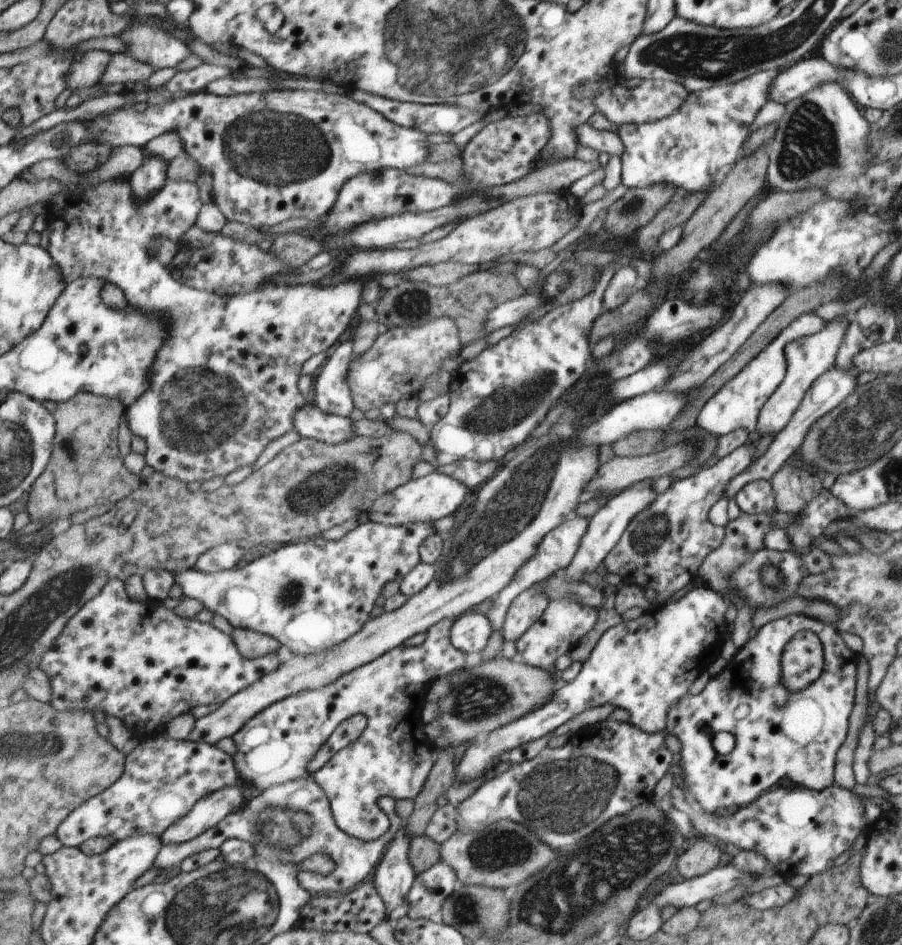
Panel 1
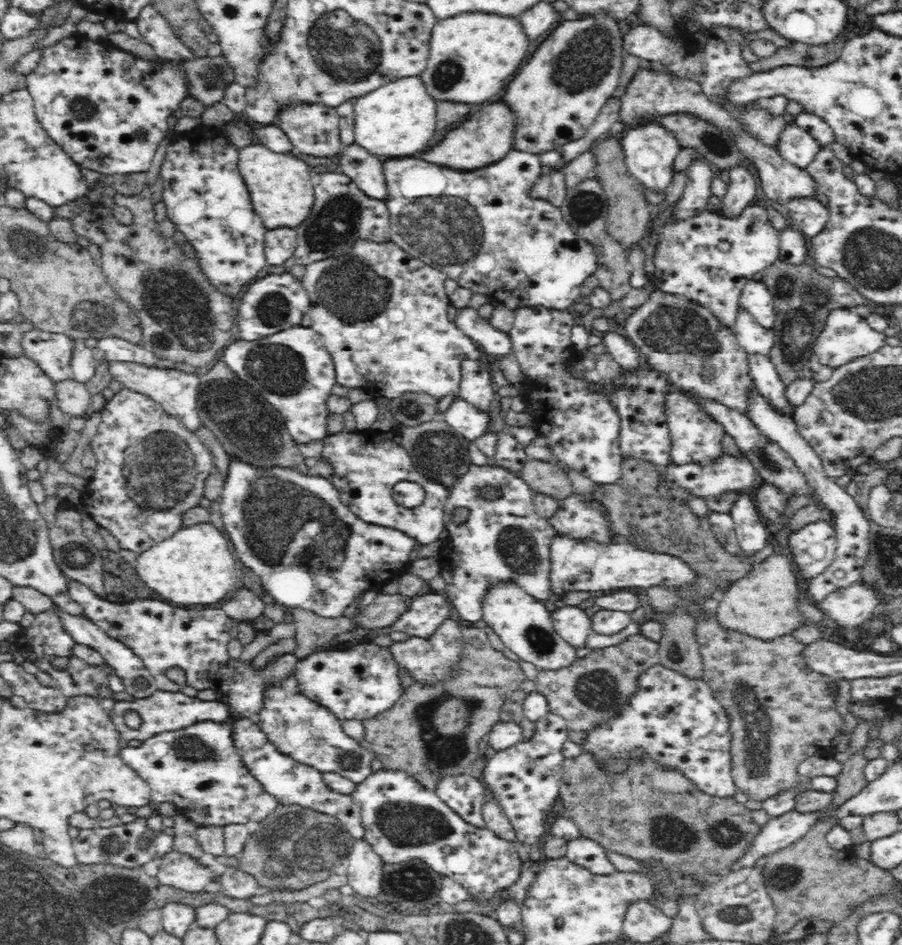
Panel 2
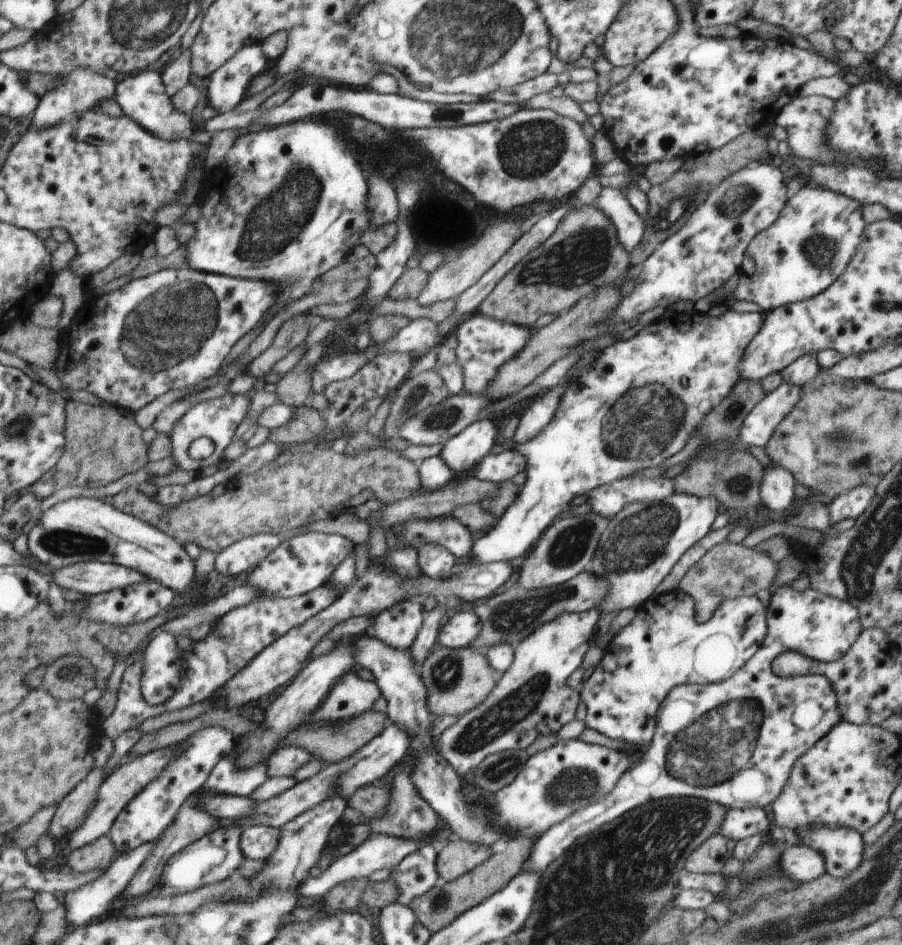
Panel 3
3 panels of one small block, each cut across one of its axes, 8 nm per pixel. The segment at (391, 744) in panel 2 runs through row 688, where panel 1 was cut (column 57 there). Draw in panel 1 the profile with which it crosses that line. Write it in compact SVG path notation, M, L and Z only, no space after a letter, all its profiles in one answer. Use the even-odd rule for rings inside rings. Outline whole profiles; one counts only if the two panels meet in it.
M80 392L71 400L58 403L53 454L46 472L37 481L27 500L31 518L51 522L56 518L84 513L99 504L117 504L133 494L143 482L139 475L126 467L125 459L119 456L119 426L124 402L119 397L106 397L90 392Z

